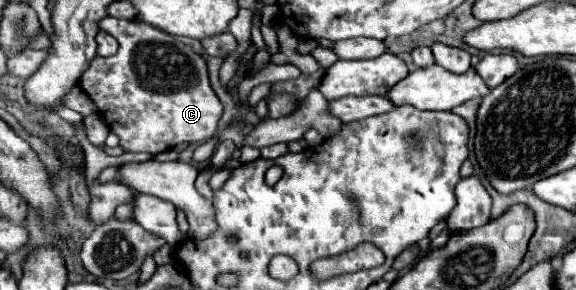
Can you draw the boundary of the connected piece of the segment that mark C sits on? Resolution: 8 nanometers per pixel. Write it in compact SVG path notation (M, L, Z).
M107 16L99 26L119 42L119 50L109 58L95 58L91 62L87 72L81 76L81 90L95 102L97 112L109 130L119 136L121 148L125 152L159 154L167 148L175 148L177 144L209 140L221 120L223 106L211 90L203 56L197 54L191 46L159 32L159 28L143 24L141 20L121 20Z

